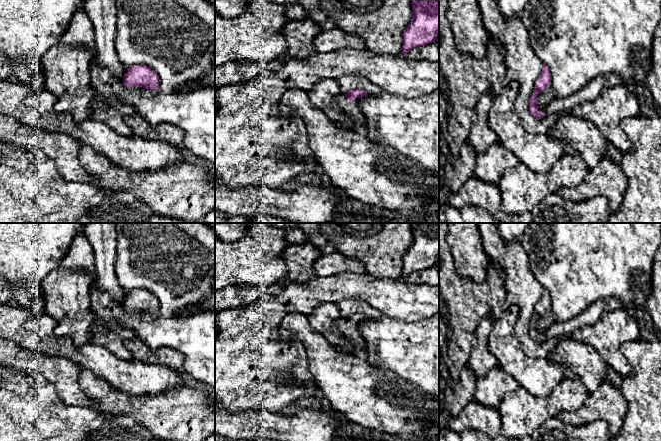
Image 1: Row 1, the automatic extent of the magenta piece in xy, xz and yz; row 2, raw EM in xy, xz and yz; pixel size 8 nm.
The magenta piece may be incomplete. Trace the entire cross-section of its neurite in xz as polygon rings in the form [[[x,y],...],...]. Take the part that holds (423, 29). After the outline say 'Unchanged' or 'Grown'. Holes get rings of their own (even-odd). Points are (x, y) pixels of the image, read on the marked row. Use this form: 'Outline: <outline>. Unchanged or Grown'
Outline: [[[411,0],[411,5],[412,19],[403,32],[403,56],[414,47],[435,42],[439,35],[439,0]]]. Unchanged

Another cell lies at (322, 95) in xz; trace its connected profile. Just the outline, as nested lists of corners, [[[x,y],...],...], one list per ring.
[[[324,79],[307,92],[312,104],[323,112],[337,127],[349,131],[352,121],[346,113],[334,102],[334,98],[341,93],[337,80]]]

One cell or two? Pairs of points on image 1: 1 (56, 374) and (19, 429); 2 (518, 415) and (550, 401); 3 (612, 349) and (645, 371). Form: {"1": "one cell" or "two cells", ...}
{"1": "two cells", "2": "one cell", "3": "two cells"}

